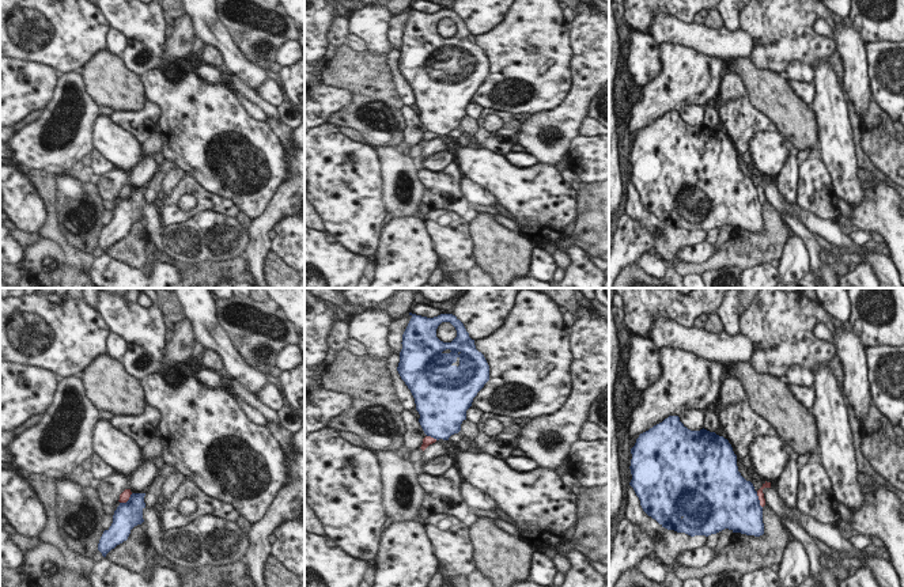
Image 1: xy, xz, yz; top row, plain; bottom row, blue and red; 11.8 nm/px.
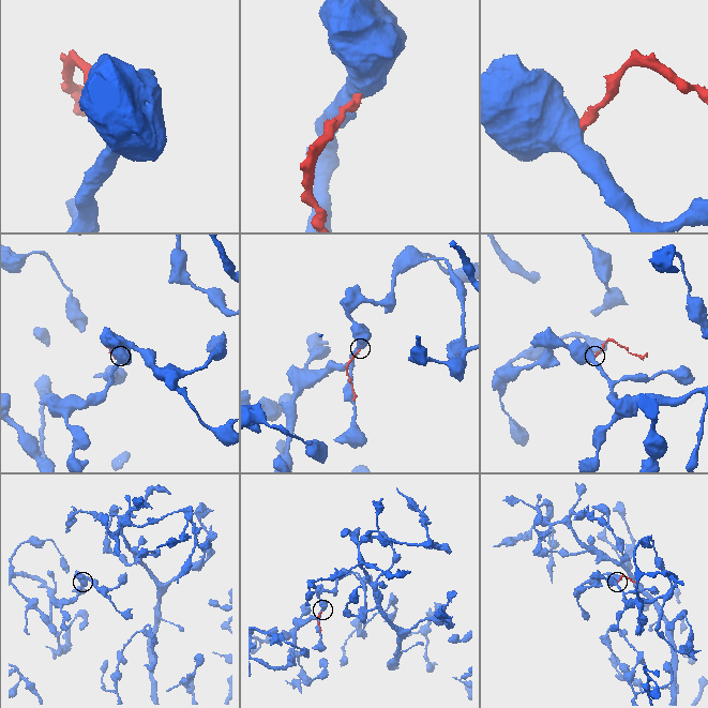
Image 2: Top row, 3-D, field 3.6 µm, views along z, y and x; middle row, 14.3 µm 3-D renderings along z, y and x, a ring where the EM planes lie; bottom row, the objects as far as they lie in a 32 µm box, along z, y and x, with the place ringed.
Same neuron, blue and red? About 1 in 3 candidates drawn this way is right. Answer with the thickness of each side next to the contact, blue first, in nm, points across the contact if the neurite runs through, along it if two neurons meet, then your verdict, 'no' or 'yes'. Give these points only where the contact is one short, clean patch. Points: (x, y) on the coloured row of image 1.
300/120 nm | along xy (132, 493), (125, 502), (120, 503) | no

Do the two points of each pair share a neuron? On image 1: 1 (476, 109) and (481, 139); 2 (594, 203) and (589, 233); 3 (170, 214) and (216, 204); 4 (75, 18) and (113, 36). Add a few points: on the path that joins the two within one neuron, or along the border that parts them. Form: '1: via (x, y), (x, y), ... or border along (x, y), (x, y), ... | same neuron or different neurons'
1: border along (483, 108), (476, 118) | different neurons
2: via (594, 209), (594, 226) | same neuron
3: via (181, 215), (192, 214), (205, 204) | same neuron
4: border along (110, 27), (106, 34), (105, 48) | different neurons

